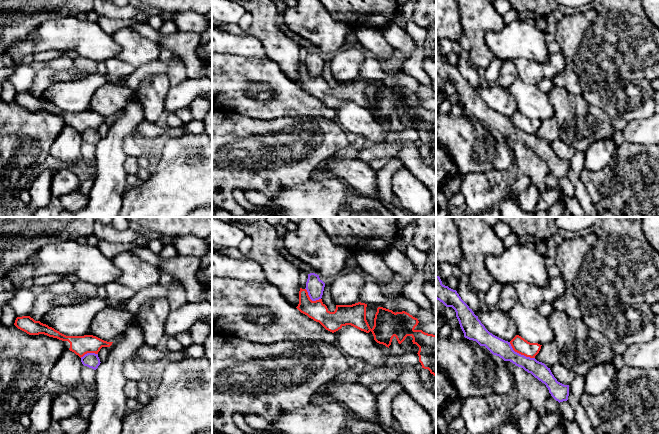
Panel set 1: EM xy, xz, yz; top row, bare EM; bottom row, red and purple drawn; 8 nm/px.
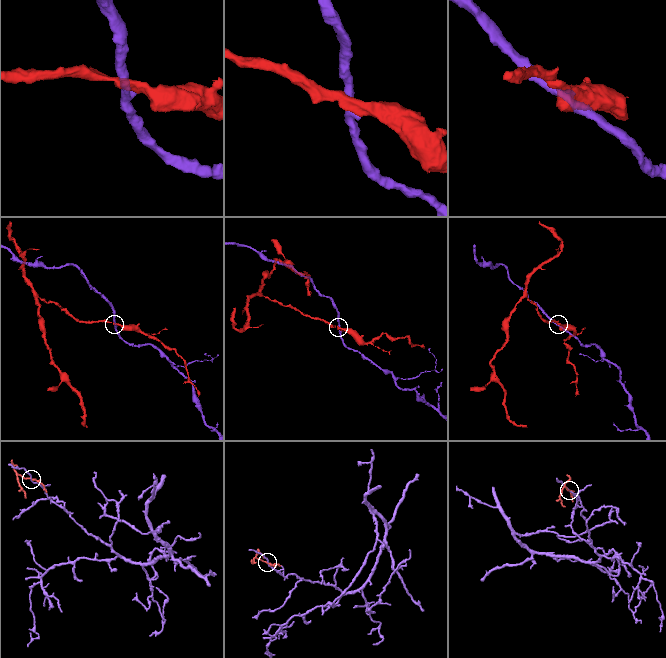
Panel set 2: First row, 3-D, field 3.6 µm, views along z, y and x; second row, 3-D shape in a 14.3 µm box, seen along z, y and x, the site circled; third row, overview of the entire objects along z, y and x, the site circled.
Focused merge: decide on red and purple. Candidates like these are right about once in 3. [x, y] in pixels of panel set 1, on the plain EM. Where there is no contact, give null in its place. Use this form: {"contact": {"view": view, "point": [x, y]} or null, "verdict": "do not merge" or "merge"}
{"contact": {"view": "yz", "point": [520, 129]}, "verdict": "do not merge"}

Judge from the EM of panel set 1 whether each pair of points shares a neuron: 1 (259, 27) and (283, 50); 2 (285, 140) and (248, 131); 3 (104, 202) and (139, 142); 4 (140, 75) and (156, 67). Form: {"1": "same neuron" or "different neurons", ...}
{"1": "same neuron", "2": "same neuron", "3": "different neurons", "4": "same neuron"}

